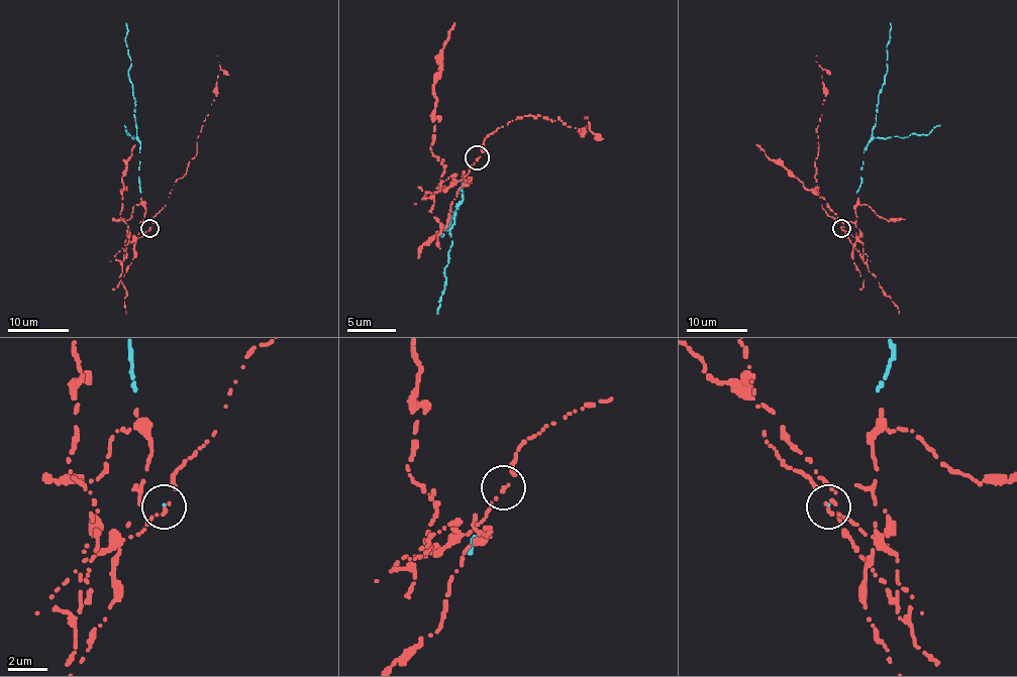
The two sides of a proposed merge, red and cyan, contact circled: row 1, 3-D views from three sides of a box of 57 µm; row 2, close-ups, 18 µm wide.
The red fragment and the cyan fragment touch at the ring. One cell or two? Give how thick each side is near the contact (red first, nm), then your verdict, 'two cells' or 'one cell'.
calibres 180 and 50 nm; two cells

